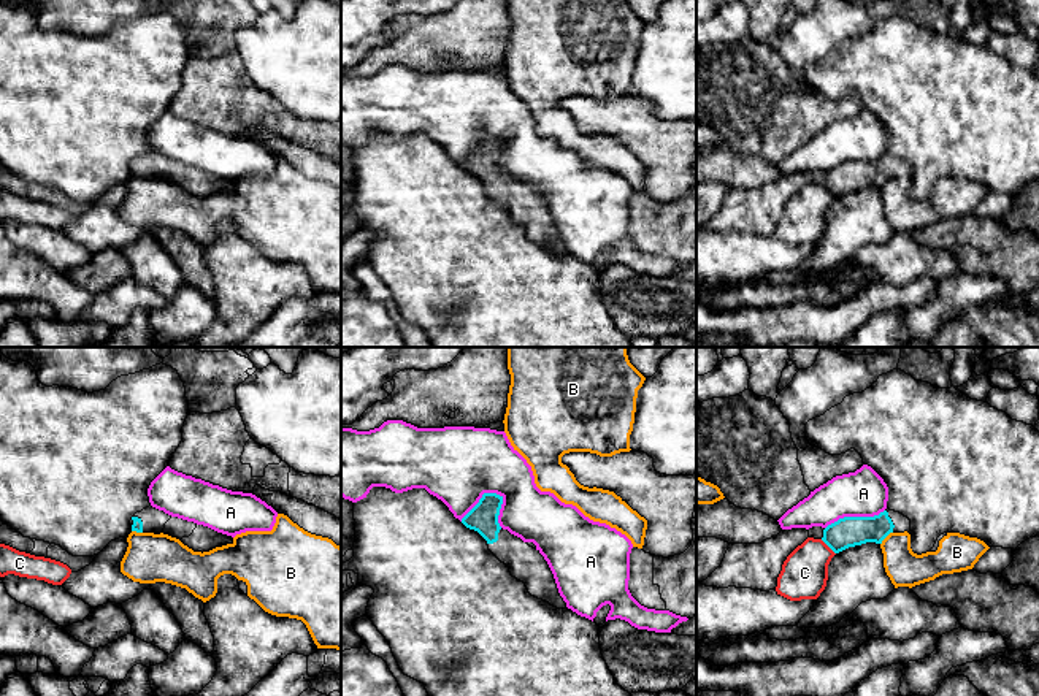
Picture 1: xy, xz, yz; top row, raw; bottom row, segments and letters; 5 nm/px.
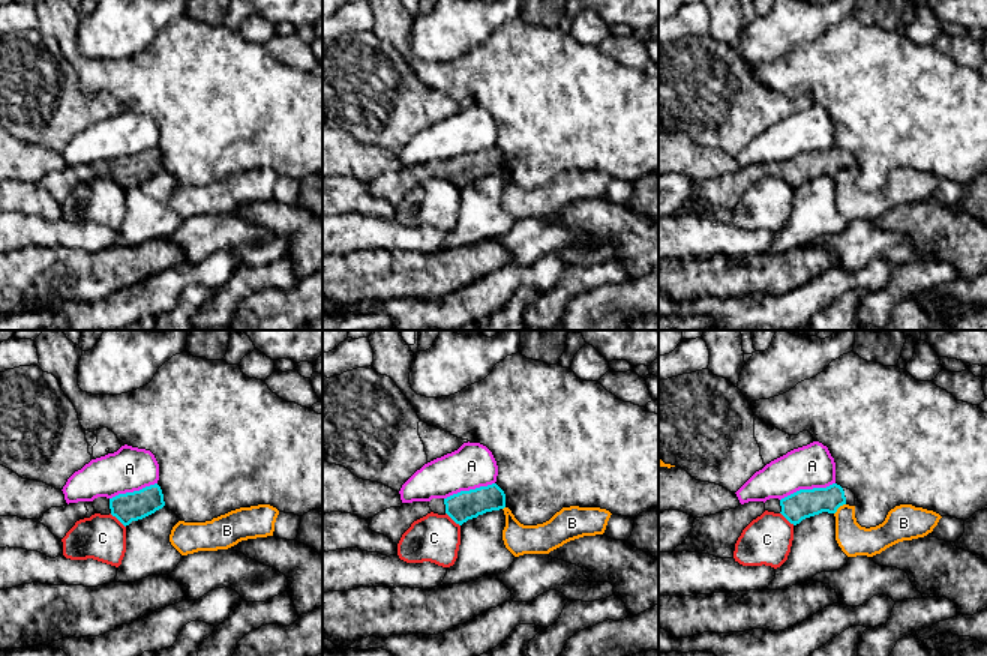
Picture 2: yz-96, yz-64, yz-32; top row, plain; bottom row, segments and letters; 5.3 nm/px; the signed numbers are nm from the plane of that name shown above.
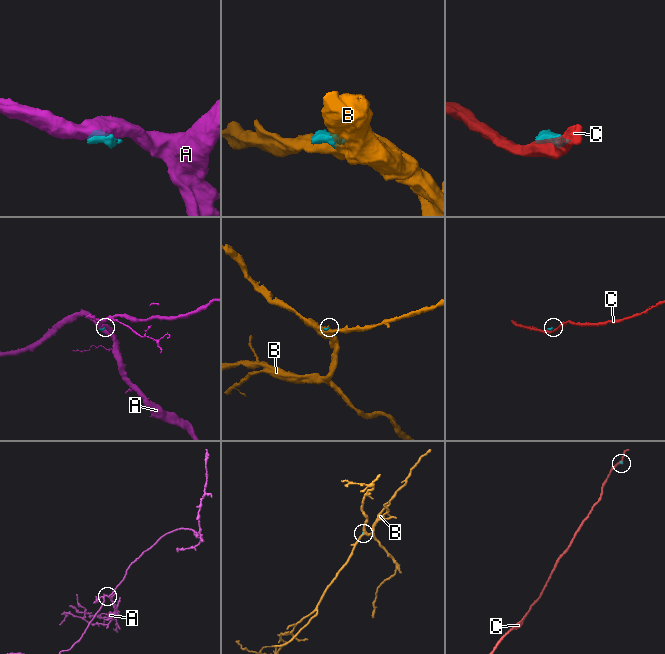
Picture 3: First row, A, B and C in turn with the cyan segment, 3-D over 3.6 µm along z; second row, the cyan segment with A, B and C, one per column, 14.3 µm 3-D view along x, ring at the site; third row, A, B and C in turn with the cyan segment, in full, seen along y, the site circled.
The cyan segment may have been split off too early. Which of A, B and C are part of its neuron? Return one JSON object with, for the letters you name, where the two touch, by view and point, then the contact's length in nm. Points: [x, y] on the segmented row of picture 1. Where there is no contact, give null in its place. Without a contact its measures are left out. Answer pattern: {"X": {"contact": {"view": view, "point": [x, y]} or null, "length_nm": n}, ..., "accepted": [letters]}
{"accepted": []}

